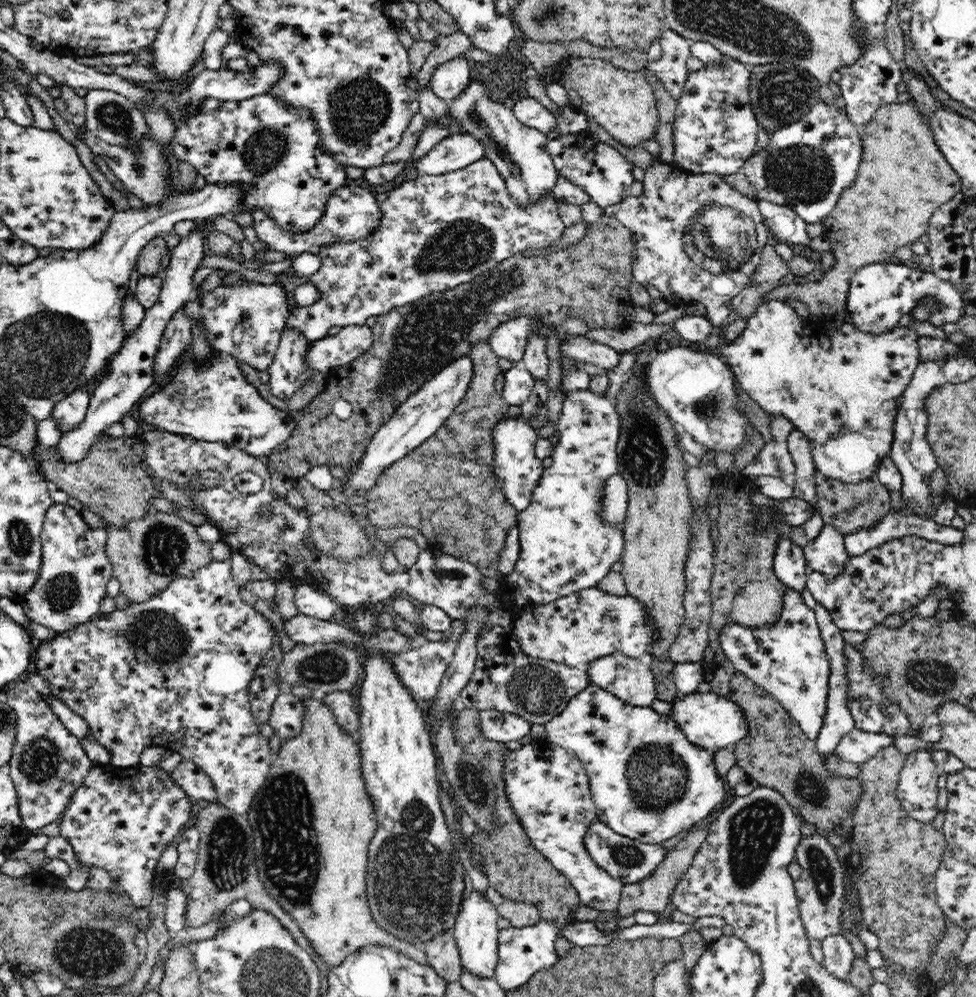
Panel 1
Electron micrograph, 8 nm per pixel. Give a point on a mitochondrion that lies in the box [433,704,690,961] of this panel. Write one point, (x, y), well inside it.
(472, 780)

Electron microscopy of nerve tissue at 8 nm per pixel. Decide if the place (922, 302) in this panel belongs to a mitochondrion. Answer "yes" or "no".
no

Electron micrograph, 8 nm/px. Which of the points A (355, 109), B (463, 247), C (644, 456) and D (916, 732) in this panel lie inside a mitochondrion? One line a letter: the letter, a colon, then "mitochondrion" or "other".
A: mitochondrion
B: mitochondrion
C: mitochondrion
D: other

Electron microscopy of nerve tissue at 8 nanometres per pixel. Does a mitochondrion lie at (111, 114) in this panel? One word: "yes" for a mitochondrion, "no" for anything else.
yes

